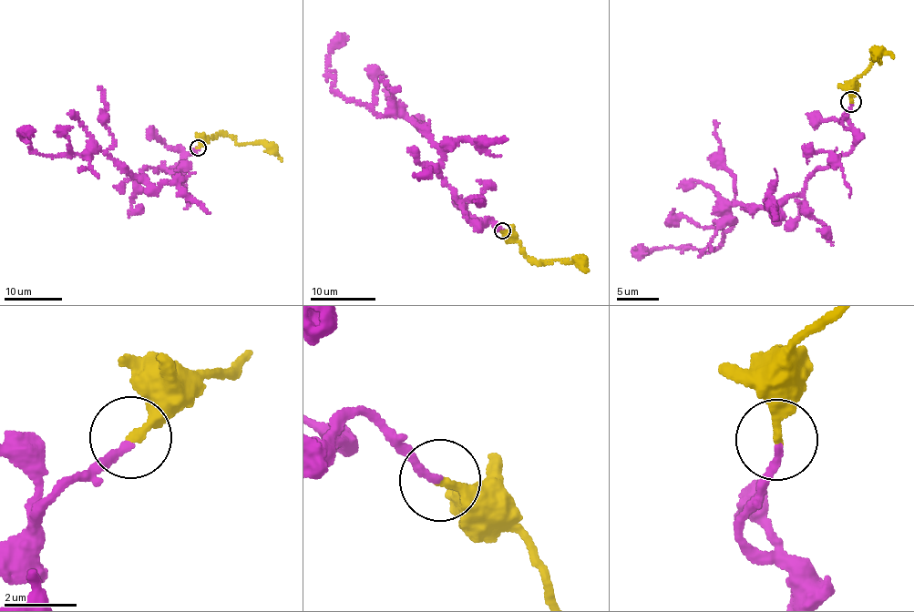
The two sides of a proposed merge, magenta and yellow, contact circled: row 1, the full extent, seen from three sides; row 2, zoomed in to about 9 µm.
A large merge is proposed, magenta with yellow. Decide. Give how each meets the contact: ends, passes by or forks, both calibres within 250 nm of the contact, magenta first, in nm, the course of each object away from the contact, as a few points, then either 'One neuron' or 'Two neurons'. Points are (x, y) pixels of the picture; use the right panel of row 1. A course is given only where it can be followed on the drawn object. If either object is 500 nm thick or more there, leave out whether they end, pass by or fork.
At the ring magenta ends. At the ring yellow ends. Thickness 220 nm (magenta) against 260 nm. Course of magenta: (850, 102), (848, 153), (797, 194), (751, 211), (731, 206), (721, 248), (634, 249). Course of yellow: (850, 102), (852, 86), (878, 57), (879, 63), (875, 48), (893, 58). One neuron

